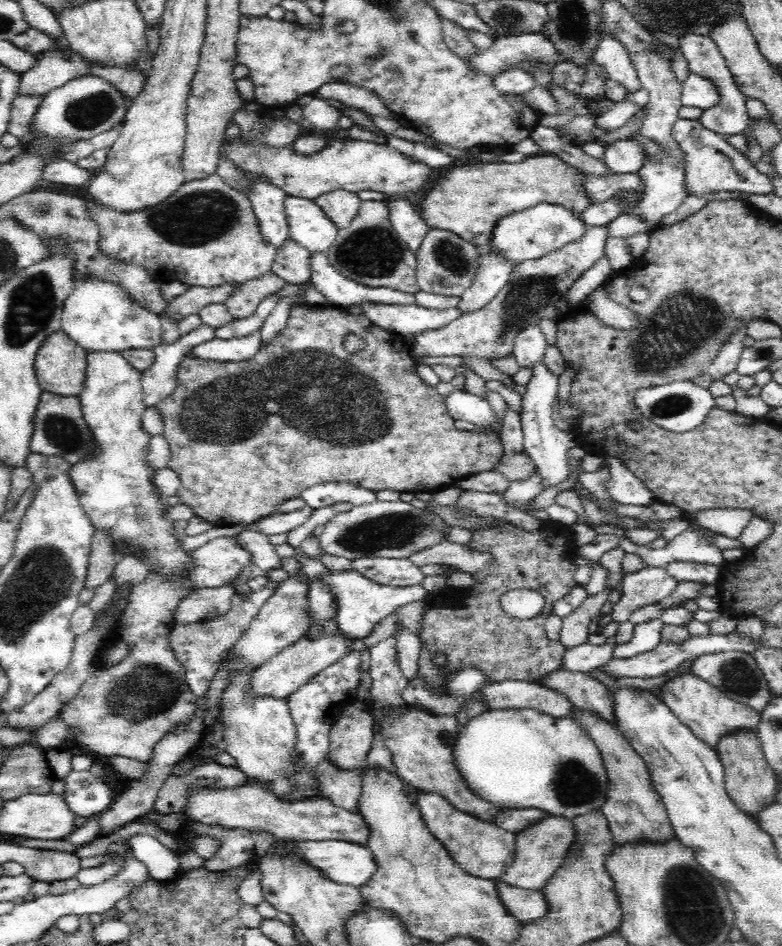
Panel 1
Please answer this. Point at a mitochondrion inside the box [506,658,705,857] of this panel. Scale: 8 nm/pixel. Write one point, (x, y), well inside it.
(574, 785)

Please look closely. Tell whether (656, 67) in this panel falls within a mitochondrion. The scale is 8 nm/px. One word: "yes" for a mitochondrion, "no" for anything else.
no

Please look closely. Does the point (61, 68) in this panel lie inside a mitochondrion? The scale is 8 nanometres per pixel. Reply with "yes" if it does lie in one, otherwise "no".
no

